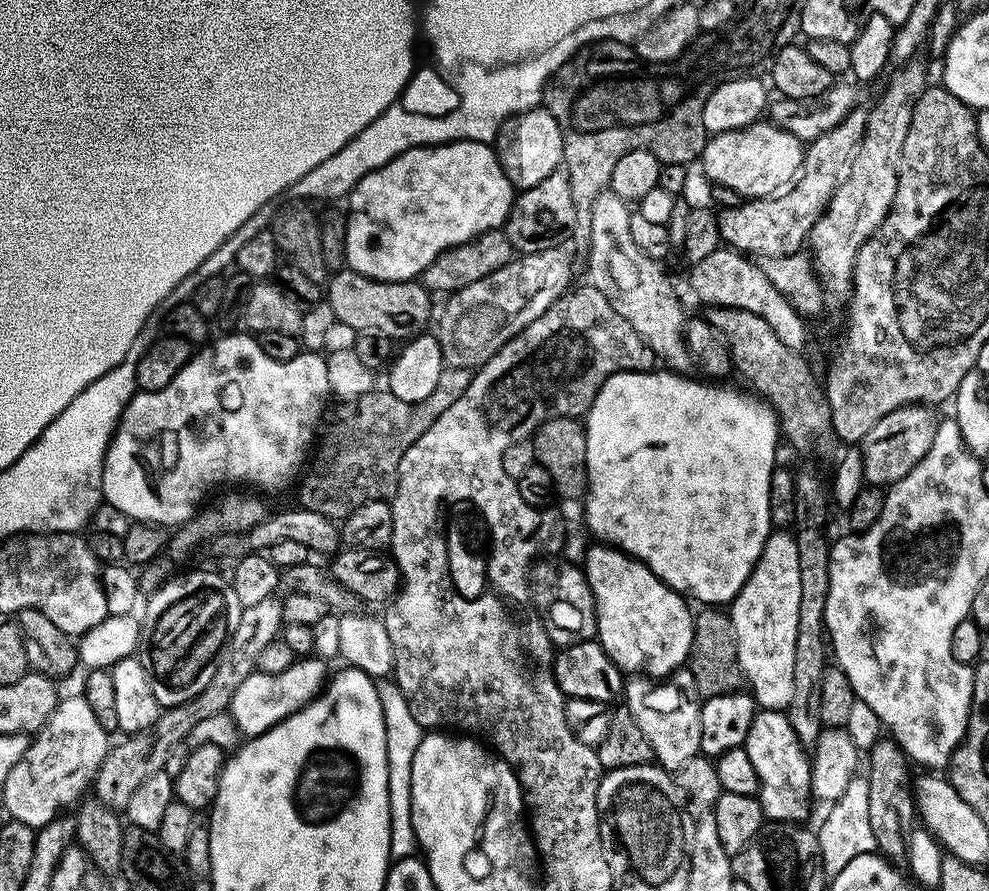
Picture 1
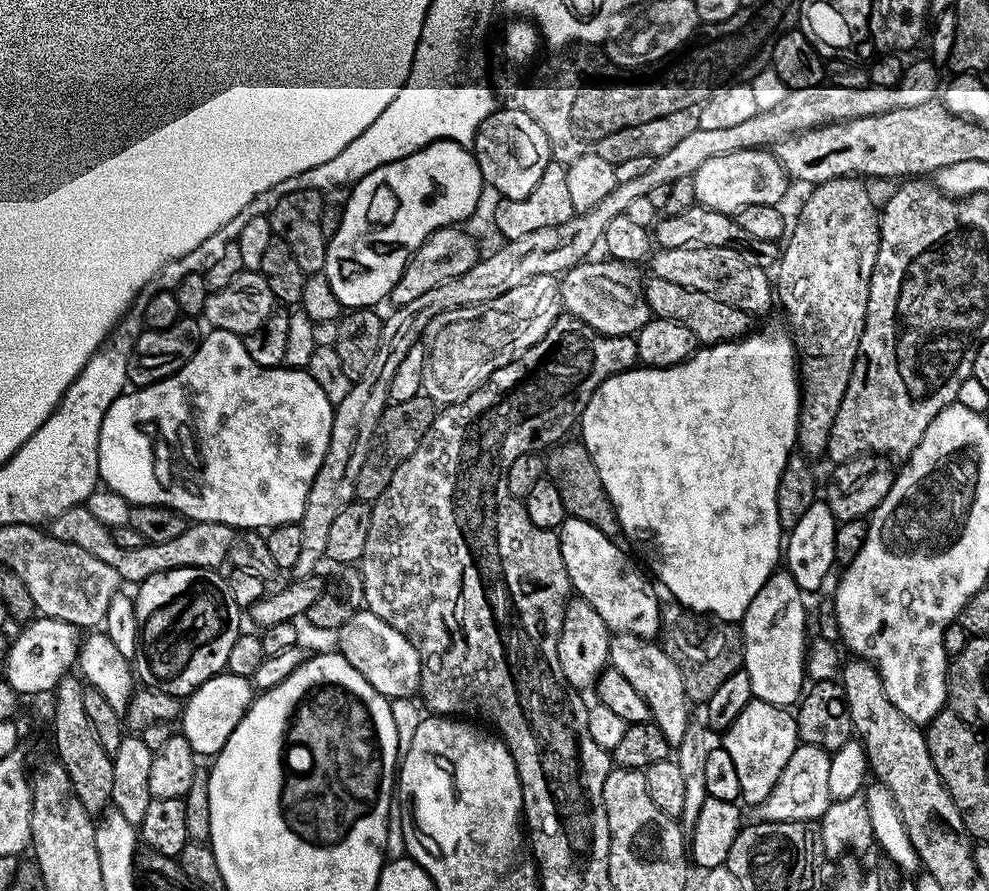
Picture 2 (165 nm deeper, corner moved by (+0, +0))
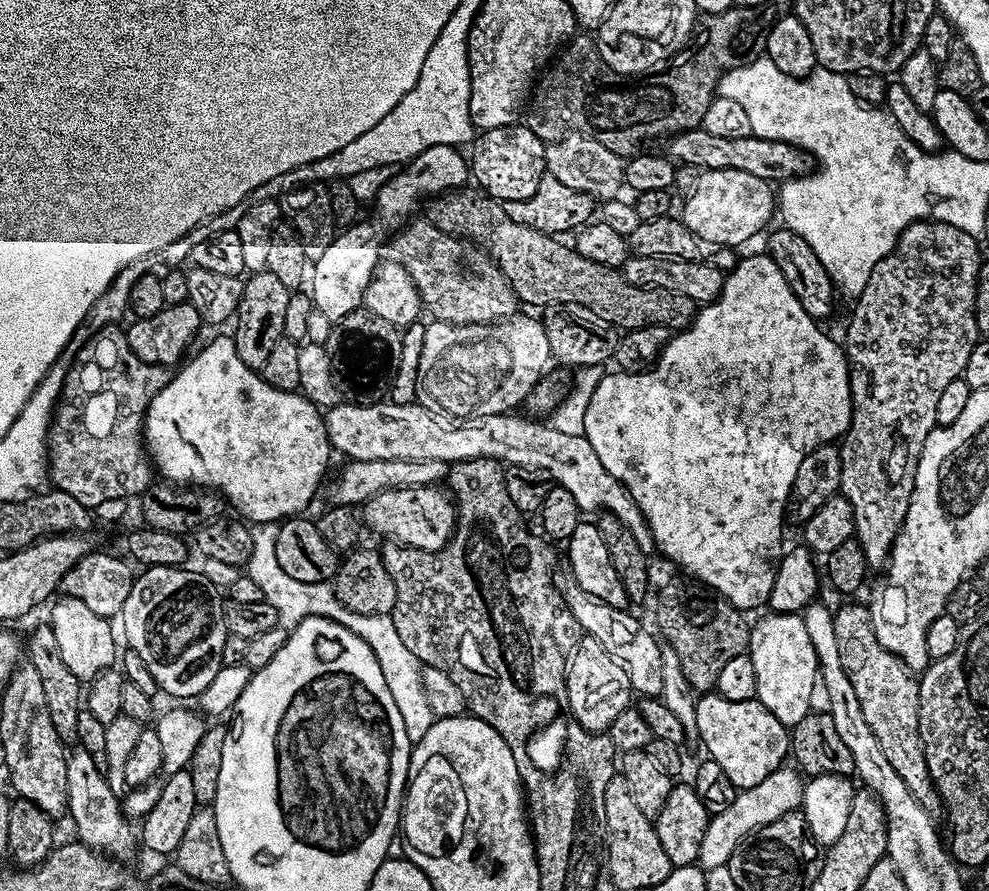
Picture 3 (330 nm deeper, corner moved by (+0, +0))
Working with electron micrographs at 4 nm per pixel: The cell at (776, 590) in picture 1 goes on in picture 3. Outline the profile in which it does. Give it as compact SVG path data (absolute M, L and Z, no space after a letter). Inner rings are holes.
M774 611L767 615L757 624L753 623L748 633L746 655L754 662L756 699L770 710L770 714L774 714L774 718L778 718L778 722L794 726L812 711L810 690L818 677L814 642L810 642L803 615Z

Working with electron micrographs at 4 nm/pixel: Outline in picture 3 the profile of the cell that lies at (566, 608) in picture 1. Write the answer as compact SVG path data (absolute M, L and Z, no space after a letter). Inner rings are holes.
M581 635L579 644L568 658L566 679L568 681L568 711L588 732L607 733L614 718L618 718L618 714L622 714L622 710L626 710L633 703L632 683L626 674L624 665L614 662L614 658L610 658L610 654L606 654L606 650L602 650L602 642L598 642L592 636Z

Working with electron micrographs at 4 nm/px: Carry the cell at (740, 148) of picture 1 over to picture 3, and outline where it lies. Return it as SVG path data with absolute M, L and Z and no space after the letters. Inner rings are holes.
M746 170L701 171L698 182L683 204L685 226L709 246L744 244L754 239L760 231L763 233L769 227L768 219L774 216L778 208L773 185Z

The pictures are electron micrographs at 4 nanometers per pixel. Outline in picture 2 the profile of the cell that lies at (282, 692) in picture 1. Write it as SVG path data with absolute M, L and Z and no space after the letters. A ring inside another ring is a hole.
M228 671L212 676L202 686L192 691L192 695L183 701L182 711L178 717L179 731L192 747L197 757L215 757L216 753L226 746L230 734L234 734L234 726L242 722L254 699L254 685L246 676L235 676Z

